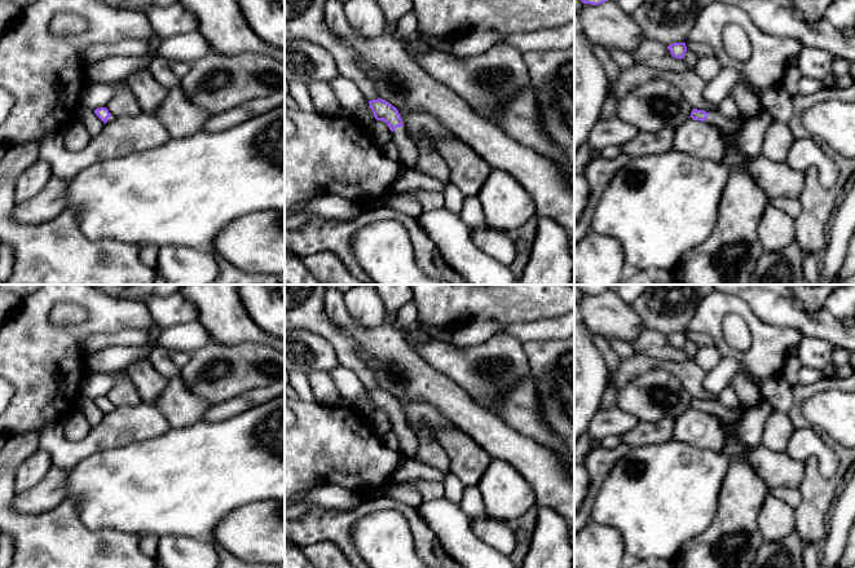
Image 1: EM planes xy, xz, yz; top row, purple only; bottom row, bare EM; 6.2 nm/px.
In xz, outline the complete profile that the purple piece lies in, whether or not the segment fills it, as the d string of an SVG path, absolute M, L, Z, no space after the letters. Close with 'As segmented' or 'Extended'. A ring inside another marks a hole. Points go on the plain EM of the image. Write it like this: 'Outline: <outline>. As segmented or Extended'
Outline: M382 388L371 389L369 393L375 409L385 411L392 421L393 432L400 440L398 450L401 455L405 458L415 458L418 439L414 431L407 426L398 400Z. Extended

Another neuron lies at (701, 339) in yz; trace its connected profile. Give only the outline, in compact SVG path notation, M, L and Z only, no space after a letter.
M695 331L686 333L687 339L697 344L697 347L710 347L714 344L714 340L710 335Z

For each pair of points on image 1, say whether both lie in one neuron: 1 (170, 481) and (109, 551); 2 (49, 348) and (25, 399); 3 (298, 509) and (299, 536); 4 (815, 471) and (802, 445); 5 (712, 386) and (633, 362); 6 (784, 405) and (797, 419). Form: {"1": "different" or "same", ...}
{"1": "different", "2": "same", "3": "different", "4": "different", "5": "different", "6": "different"}

